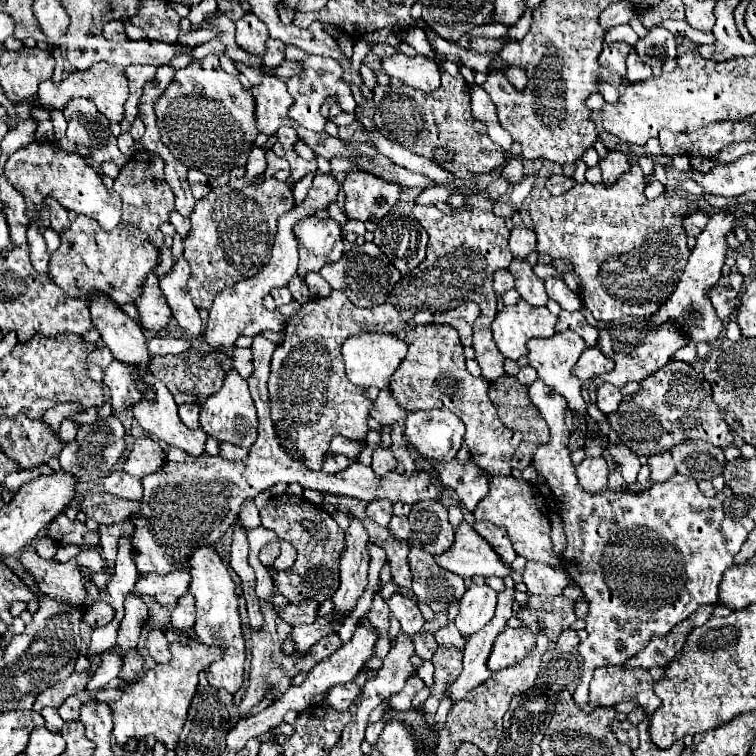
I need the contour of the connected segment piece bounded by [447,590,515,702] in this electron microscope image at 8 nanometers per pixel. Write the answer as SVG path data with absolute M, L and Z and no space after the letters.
M503 590L497 594L497 612L491 622L479 632L465 638L463 648L463 672L447 688L447 696L453 702L463 700L475 686L483 684L493 672L487 668L487 660L493 648L497 634L507 626L507 620L513 616L513 590Z

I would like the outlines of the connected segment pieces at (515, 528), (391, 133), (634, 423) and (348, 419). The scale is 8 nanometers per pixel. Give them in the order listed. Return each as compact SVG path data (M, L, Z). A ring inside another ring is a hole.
M493 476L489 480L489 494L477 504L473 516L475 520L487 520L501 528L507 528L518 556L528 561L540 561L551 566L557 566L560 563L559 557L553 550L551 538L549 538L551 524L549 524L549 514L545 508L545 498L537 490L537 486L525 482L523 478Z
M451 74L441 76L441 86L435 92L419 92L407 84L375 84L373 86L375 100L375 126L377 130L393 140L403 144L413 154L433 160L445 172L454 178L473 179L497 170L505 162L505 152L499 144L495 144L487 134L477 132L473 128L475 118L471 114L469 102L469 84L463 78L453 78ZM435 148L453 148L453 160L437 162Z
M679 360L647 376L635 394L625 396L619 408L607 414L607 422L637 456L661 454L685 440L705 440L719 448L733 444L723 412L713 404L709 382L691 364Z
M472 192L467 193L465 200L467 200L467 206L471 208L471 212L459 212L455 216L447 216L441 210L437 210L435 206L415 206L413 208L413 216L423 224L423 228L427 228L427 234L429 234L427 258L423 260L423 264L417 266L417 274L409 272L409 274L401 276L399 284L395 284L395 288L391 290L385 304L361 310L355 304L351 304L351 300L347 300L347 296L343 292L333 290L331 296L327 296L327 298L307 300L301 306L301 310L293 318L287 320L285 340L273 352L271 374L269 374L269 382L267 382L269 400L271 400L271 420L275 424L279 440L285 444L293 444L295 452L303 458L303 464L307 468L311 468L311 470L321 468L319 462L323 460L323 452L327 452L333 436L341 434L349 440L365 440L367 430L369 430L367 414L373 406L373 400L369 400L365 396L365 388L351 384L347 380L347 376L343 374L341 344L351 334L357 334L357 332L397 334L409 320L413 320L415 312L419 312L419 310L443 312L443 310L449 310L451 306L471 300L471 302L477 302L481 308L481 316L477 318L477 324L475 324L475 344L473 344L475 360L481 366L481 374L487 382L491 382L503 374L505 358L499 352L499 348L493 340L493 334L491 334L491 322L495 320L495 314L497 314L497 300L495 300L495 292L493 292L493 272L497 272L501 268L509 268L509 264L513 260L513 254L507 248L509 228L503 218L493 214L493 202L487 200L487 196L483 196L479 192Z

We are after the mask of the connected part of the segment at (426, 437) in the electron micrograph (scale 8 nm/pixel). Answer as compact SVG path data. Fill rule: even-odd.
M443 408L417 410L407 414L405 436L421 458L449 462L461 448L465 428L453 412Z

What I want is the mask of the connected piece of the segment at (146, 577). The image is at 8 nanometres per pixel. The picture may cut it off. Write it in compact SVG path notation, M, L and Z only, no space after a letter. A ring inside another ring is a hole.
M177 558L169 560L173 570L167 574L139 574L135 584L135 594L147 594L165 608L175 608L179 596L187 594L187 584L191 582L189 572Z

